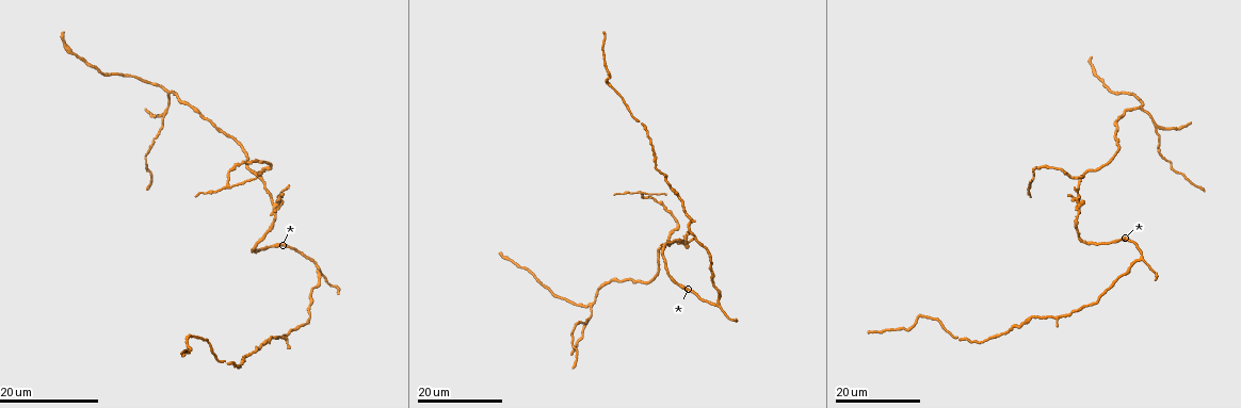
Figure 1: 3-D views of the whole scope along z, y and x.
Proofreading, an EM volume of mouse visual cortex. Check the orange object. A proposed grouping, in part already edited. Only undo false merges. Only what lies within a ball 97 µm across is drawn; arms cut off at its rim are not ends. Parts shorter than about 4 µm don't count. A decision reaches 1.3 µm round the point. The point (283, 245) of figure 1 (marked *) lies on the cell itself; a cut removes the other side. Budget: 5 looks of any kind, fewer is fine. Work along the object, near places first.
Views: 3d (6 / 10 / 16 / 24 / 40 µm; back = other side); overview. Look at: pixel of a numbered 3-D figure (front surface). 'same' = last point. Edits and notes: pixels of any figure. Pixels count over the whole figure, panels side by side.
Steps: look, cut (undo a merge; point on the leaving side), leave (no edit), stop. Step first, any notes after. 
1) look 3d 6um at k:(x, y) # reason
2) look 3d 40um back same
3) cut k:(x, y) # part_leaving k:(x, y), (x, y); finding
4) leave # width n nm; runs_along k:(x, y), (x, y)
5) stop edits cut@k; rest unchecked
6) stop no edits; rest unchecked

look 3d 24um at 1:(1079, 178)

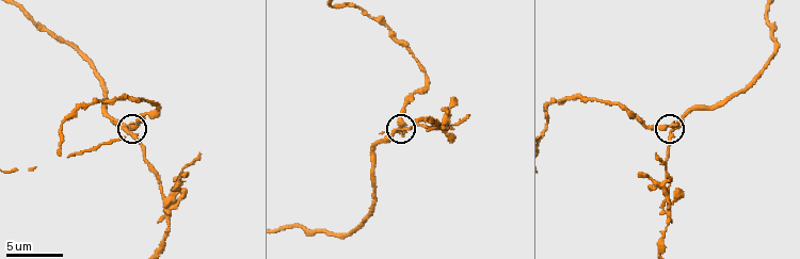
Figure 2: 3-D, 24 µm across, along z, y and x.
look 3d 10um at 2:(665, 125)

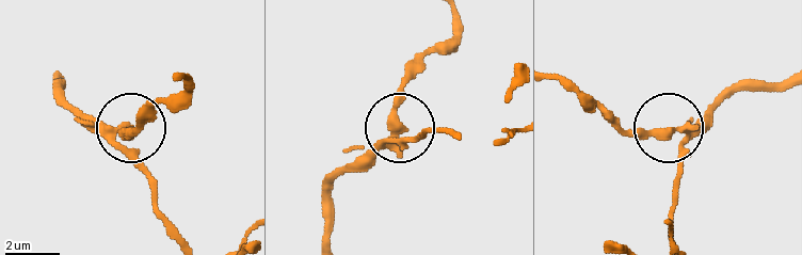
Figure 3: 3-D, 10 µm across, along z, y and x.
cut 3:(342, 150) # side_arm 29 um; part_leaving 3:(381, 143), (404, 83), (448, 42), (454, 15); two cells meet here

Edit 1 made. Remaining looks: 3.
look 3d 16um at 1:(1053, 316) # three arms meet

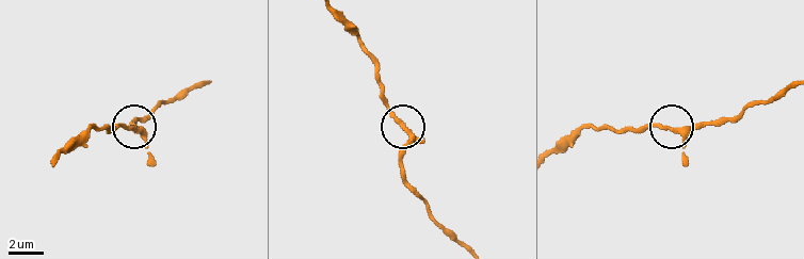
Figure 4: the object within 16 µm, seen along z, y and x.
look 3d 10um at 4:(407, 130)

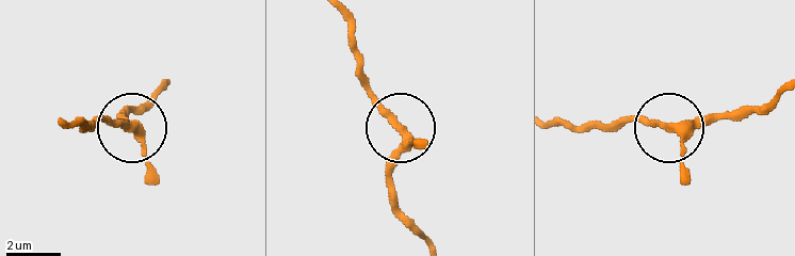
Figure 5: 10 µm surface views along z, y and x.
leave # arms 3; runs_along 5:(428, 238), (394, 197), (401, 142), (396, 122), (355, 76); all the same cell

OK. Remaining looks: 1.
stop edits cut@3; rest unchecked

